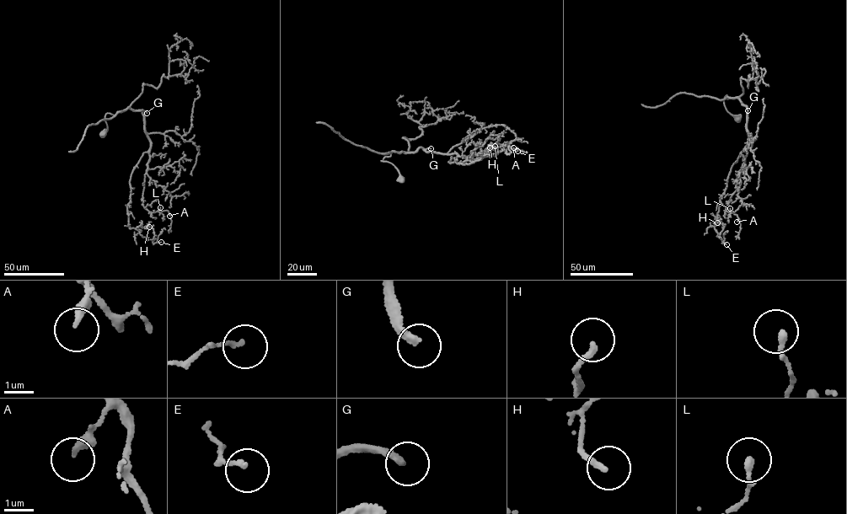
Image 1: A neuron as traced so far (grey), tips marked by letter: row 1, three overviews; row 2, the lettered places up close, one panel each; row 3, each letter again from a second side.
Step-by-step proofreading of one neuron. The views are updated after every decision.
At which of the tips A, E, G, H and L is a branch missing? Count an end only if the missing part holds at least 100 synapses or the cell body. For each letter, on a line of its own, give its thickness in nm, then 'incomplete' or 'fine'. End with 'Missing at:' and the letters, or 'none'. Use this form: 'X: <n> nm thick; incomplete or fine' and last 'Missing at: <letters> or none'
A: 280 nm thick; fine
E: 140 nm thick; fine
G: 240 nm thick; incomplete
H: 200 nm thick; fine
L: 200 nm thick; fine
Missing at: G

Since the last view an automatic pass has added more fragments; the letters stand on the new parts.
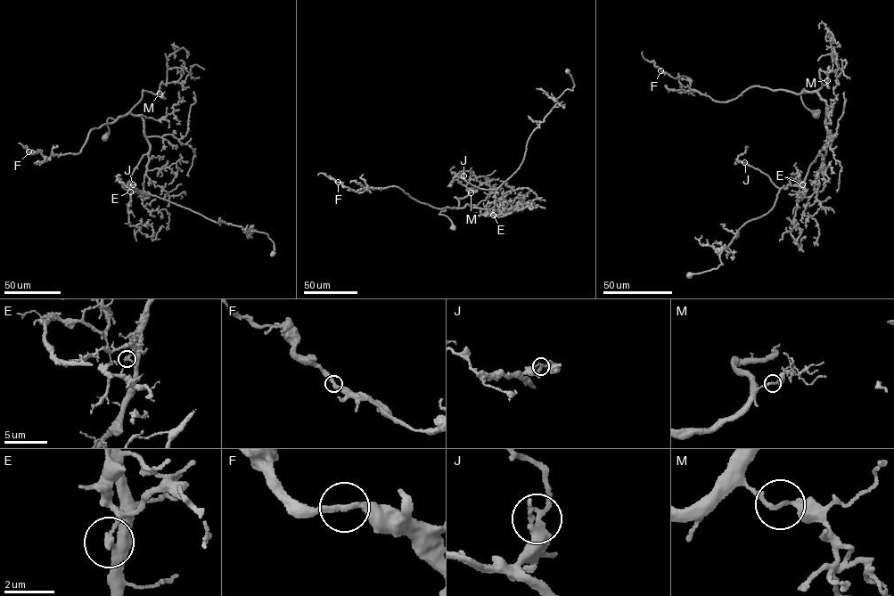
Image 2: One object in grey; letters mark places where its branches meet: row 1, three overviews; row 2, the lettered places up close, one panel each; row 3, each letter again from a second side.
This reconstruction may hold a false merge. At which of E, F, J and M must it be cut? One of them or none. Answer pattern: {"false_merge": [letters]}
{"false_merge": ["E"]}

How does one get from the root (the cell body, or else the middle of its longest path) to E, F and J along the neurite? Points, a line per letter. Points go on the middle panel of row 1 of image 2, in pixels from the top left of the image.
E: (453, 227), (449, 218), (438, 214), (446, 208), (468, 204), (494, 209), (488, 215), (493, 215)
F: (453, 227), (449, 218), (438, 214), (445, 208), (419, 202), (396, 186), (368, 188), (358, 192), (338, 182)
J: (453, 227), (438, 214), (446, 208), (495, 209), (488, 215), (496, 190), (479, 188), (463, 175)

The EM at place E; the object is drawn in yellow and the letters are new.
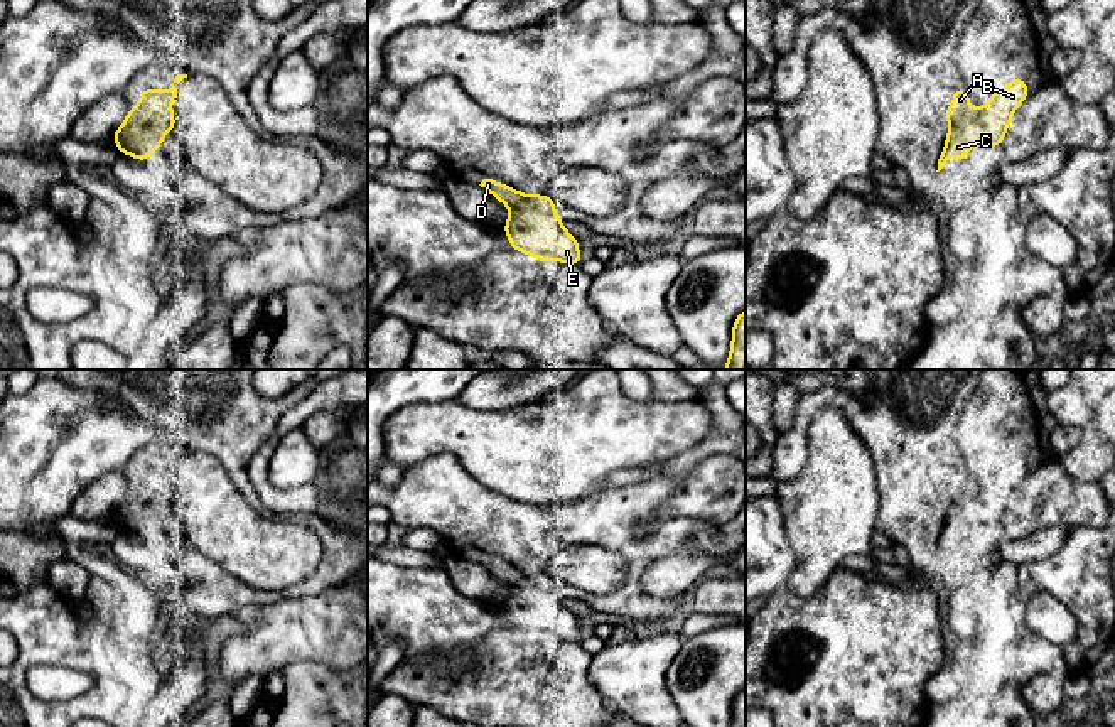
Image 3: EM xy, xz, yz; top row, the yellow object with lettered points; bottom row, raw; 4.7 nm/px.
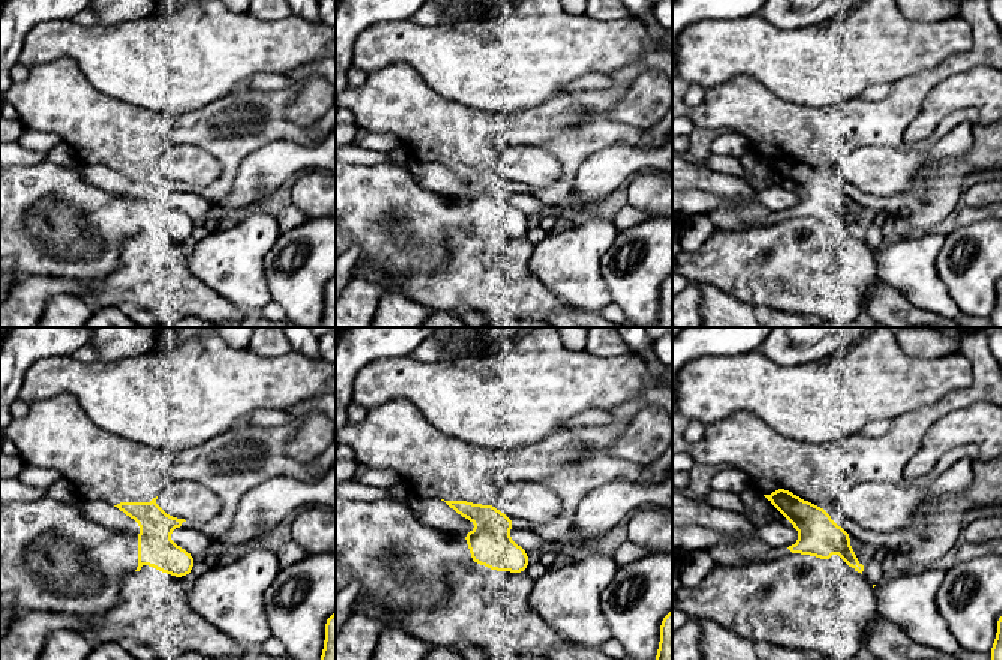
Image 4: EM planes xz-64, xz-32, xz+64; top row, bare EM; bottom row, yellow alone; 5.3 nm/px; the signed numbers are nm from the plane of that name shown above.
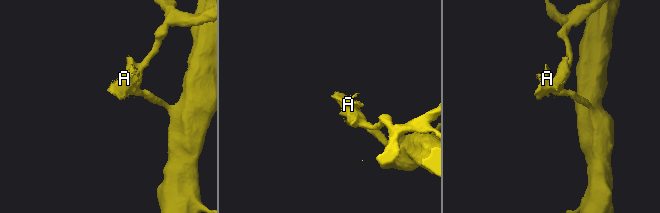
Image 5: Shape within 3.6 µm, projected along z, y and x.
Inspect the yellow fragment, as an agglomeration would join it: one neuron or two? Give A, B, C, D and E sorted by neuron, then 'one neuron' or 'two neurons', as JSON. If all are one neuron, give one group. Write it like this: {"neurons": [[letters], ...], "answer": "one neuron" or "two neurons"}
{"neurons": [["A", "B", "D", "E"], ["C"]], "answer": "two neurons"}

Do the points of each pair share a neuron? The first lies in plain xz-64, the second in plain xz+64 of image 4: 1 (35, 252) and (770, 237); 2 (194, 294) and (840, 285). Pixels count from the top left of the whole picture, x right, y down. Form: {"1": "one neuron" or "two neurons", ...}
{"1": "two neurons", "2": "one neuron"}

